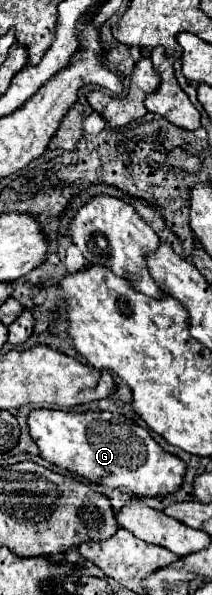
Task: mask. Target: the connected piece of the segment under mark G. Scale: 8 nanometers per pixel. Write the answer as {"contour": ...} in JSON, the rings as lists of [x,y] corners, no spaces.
{"contour":[[[34,408],[28,414],[28,428],[30,436],[40,448],[40,456],[64,470],[76,472],[82,478],[88,478],[94,484],[104,484],[108,488],[126,488],[136,496],[160,496],[176,492],[182,484],[186,464],[168,454],[138,422],[110,414],[110,412],[64,412],[64,410],[48,410],[48,408]]]}

